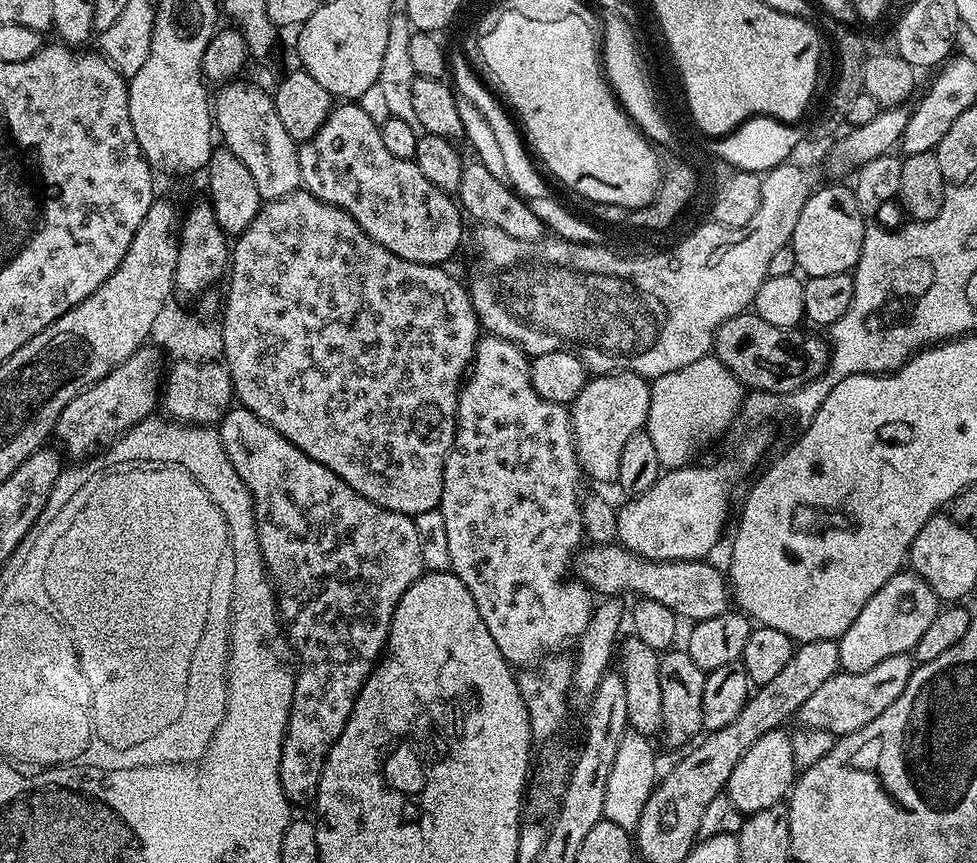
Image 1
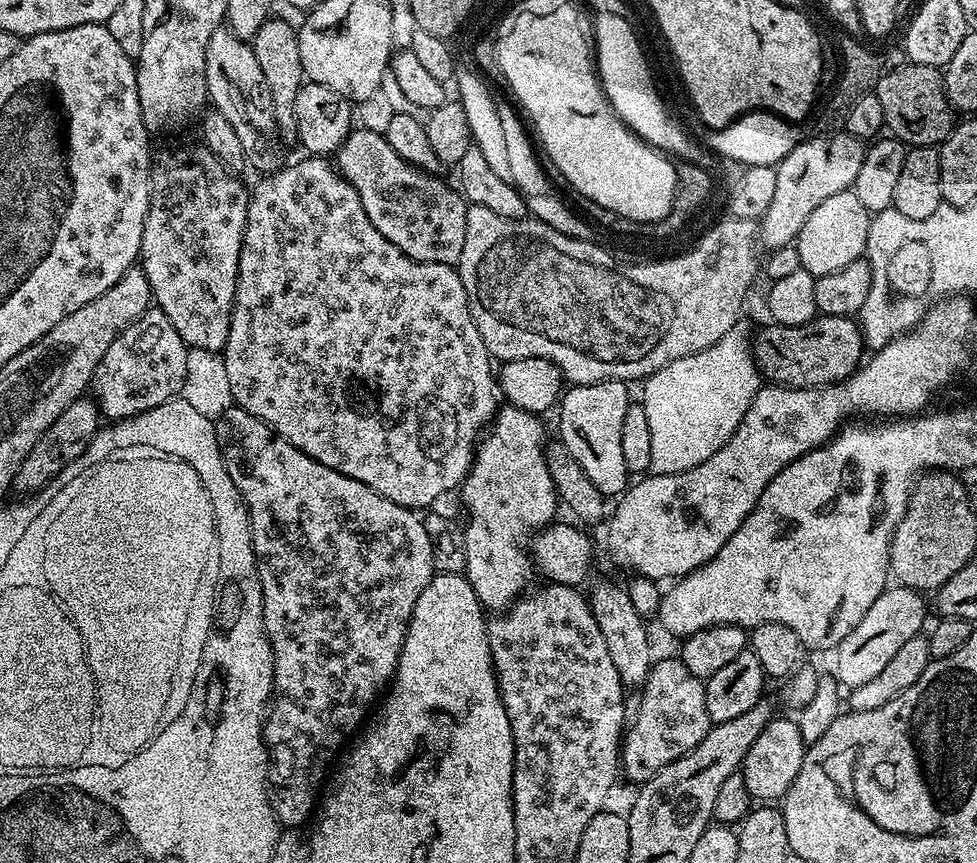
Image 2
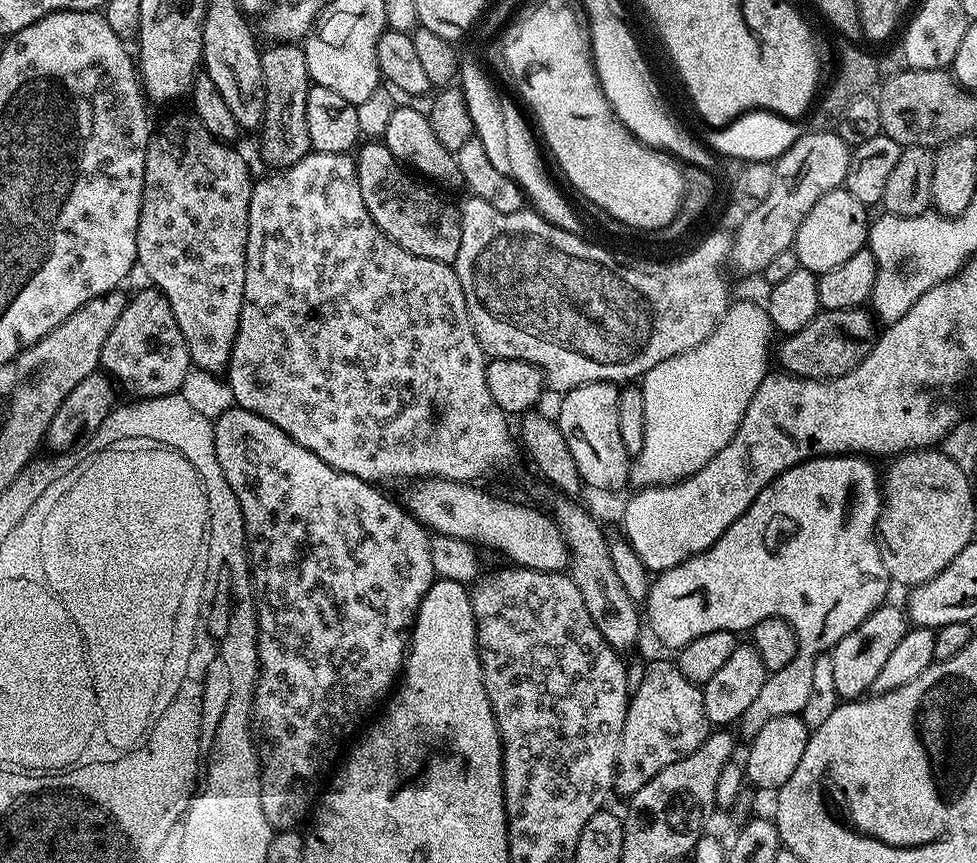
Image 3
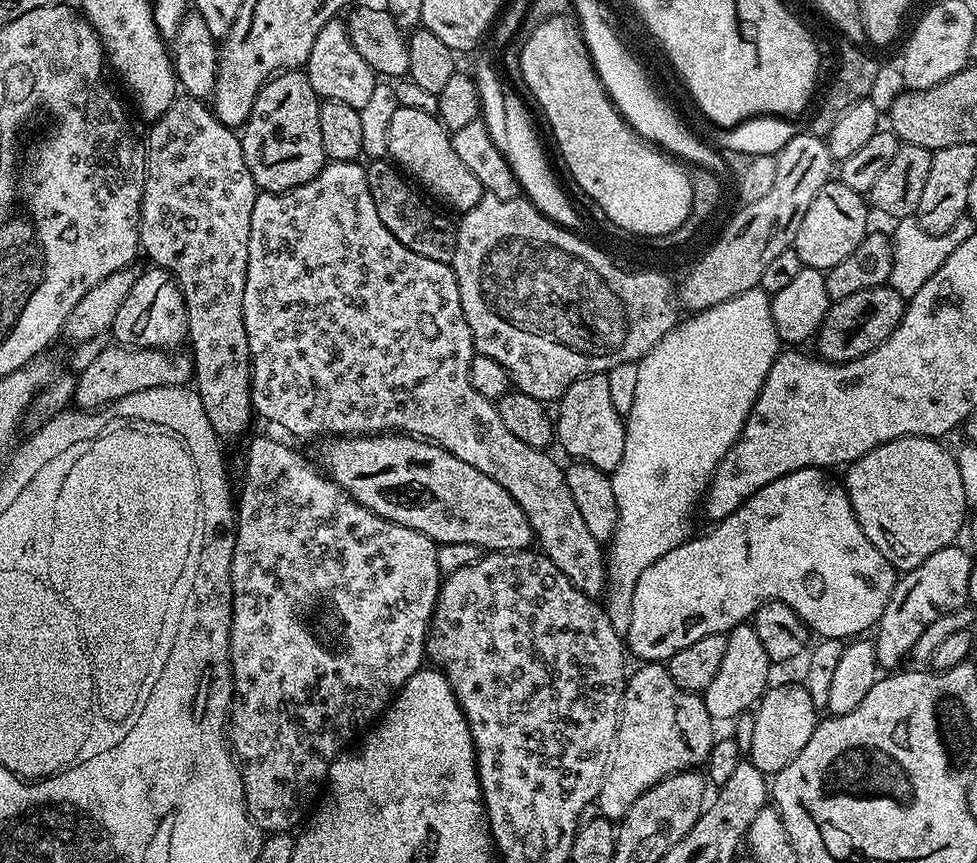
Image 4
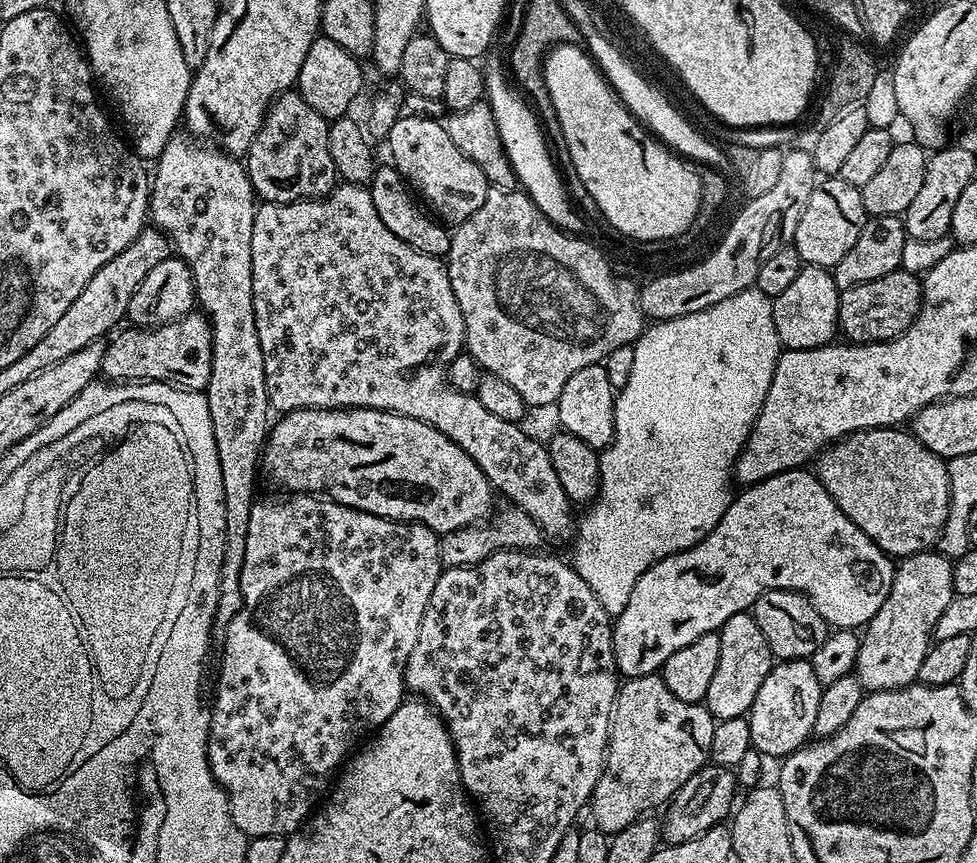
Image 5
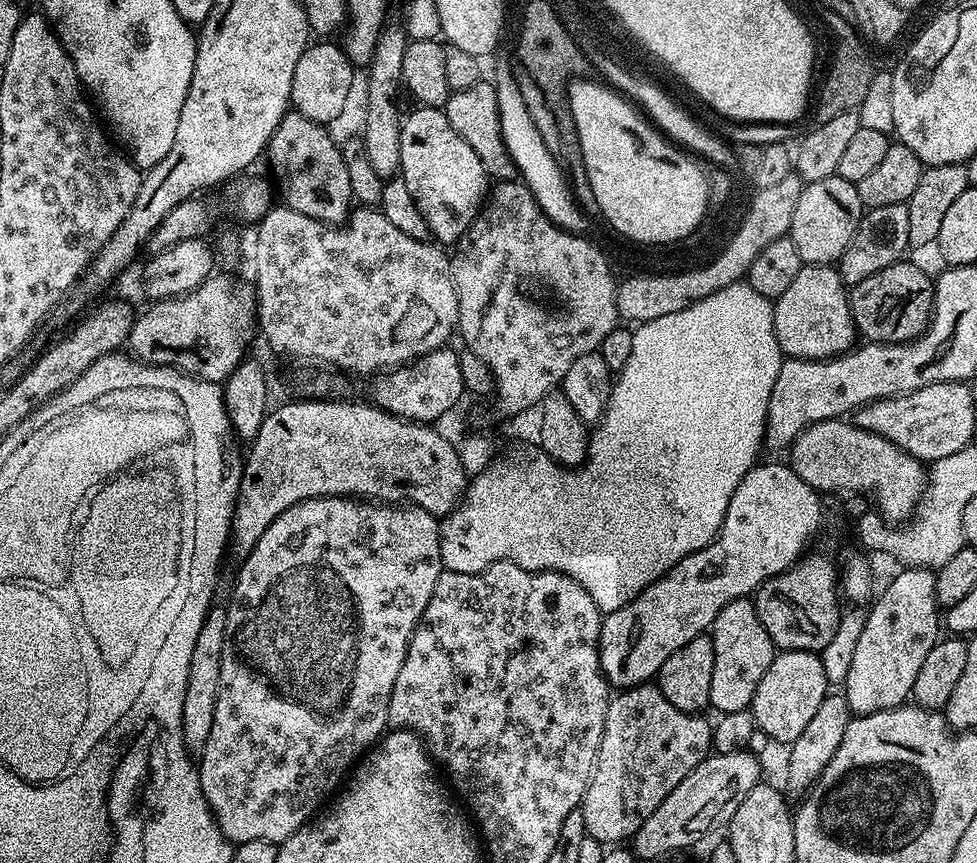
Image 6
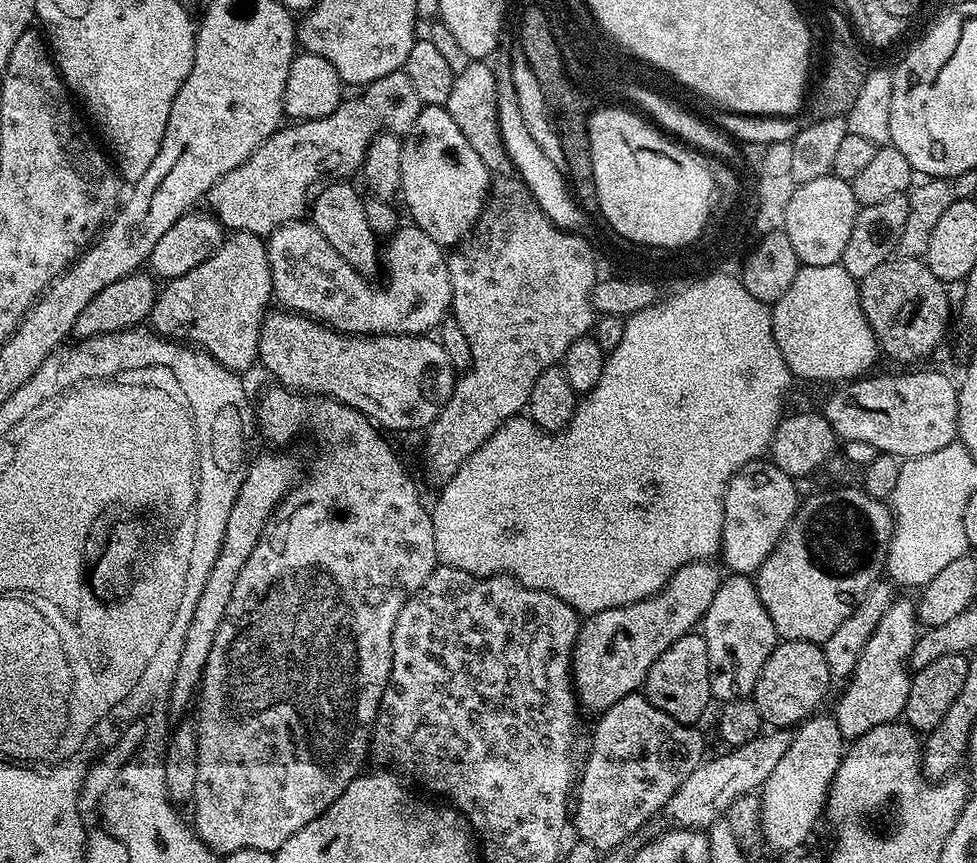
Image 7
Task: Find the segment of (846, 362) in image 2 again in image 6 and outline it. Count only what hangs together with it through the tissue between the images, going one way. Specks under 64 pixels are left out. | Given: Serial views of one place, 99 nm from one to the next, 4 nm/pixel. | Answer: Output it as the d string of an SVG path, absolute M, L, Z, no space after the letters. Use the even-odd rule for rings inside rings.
M905 258L898 261L896 264L891 264L886 266L886 270L878 270L878 274L870 274L870 278L866 278L863 282L858 282L857 284L851 285L850 295L848 297L848 305L852 311L852 320L856 324L857 333L865 341L871 342L873 344L906 344L909 340L917 340L925 330L928 328L928 322L932 318L932 298L934 295L934 280L930 275L927 276L922 269L916 264L911 264L911 259Z

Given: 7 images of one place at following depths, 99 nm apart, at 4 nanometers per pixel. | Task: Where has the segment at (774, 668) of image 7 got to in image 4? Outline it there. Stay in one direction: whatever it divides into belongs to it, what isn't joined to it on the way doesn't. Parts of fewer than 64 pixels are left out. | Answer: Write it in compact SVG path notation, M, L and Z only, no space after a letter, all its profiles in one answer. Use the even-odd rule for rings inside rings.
M799 683L788 684L785 688L769 687L760 697L754 715L756 721L752 724L752 741L746 744L746 752L752 764L765 774L783 770L795 758L798 750L810 742L810 734L814 734L818 723L818 710L814 702L810 702L810 694Z

